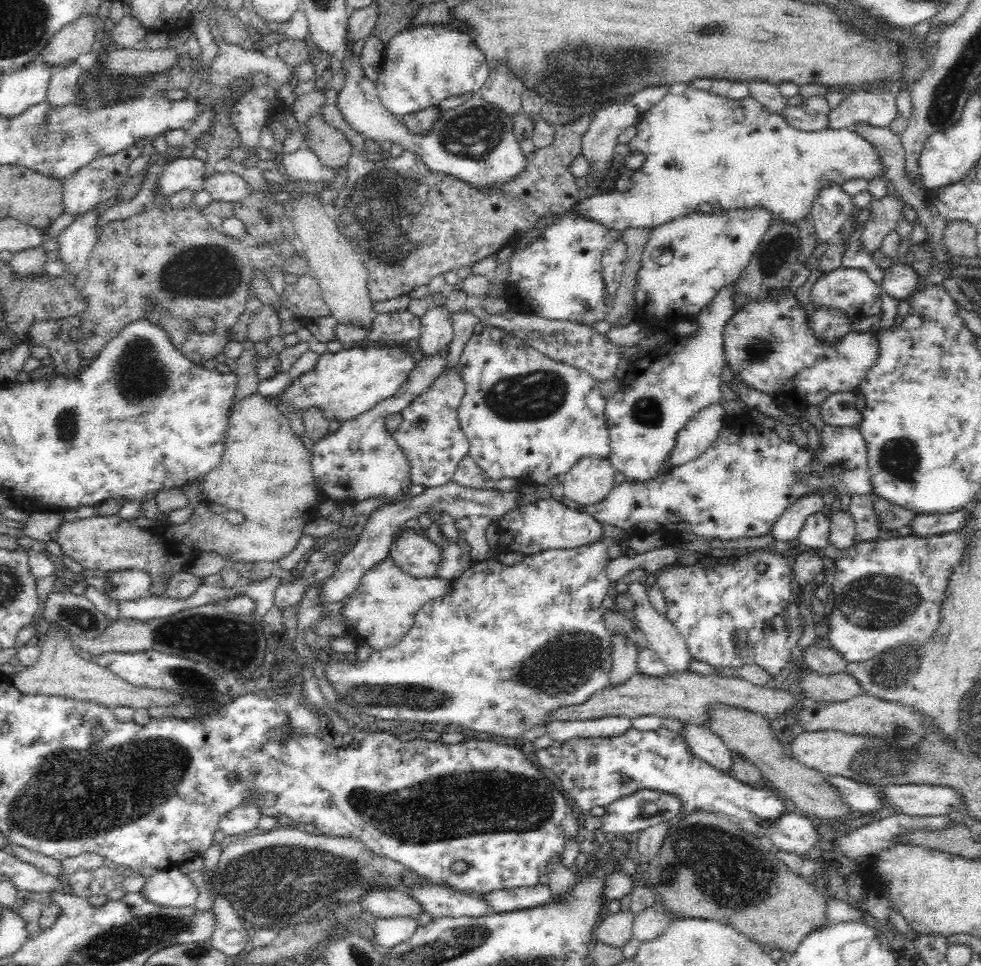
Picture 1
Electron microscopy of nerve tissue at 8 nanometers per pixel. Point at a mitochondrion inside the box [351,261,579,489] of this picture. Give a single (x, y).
(536, 395)

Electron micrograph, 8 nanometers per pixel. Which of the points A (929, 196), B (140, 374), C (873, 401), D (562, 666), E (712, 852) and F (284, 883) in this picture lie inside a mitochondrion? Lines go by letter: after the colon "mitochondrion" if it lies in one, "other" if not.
A: other
B: mitochondrion
C: other
D: mitochondrion
E: mitochondrion
F: mitochondrion

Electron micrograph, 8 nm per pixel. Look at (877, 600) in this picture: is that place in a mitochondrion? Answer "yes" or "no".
yes

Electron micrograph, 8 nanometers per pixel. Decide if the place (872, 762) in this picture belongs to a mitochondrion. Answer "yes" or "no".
yes

